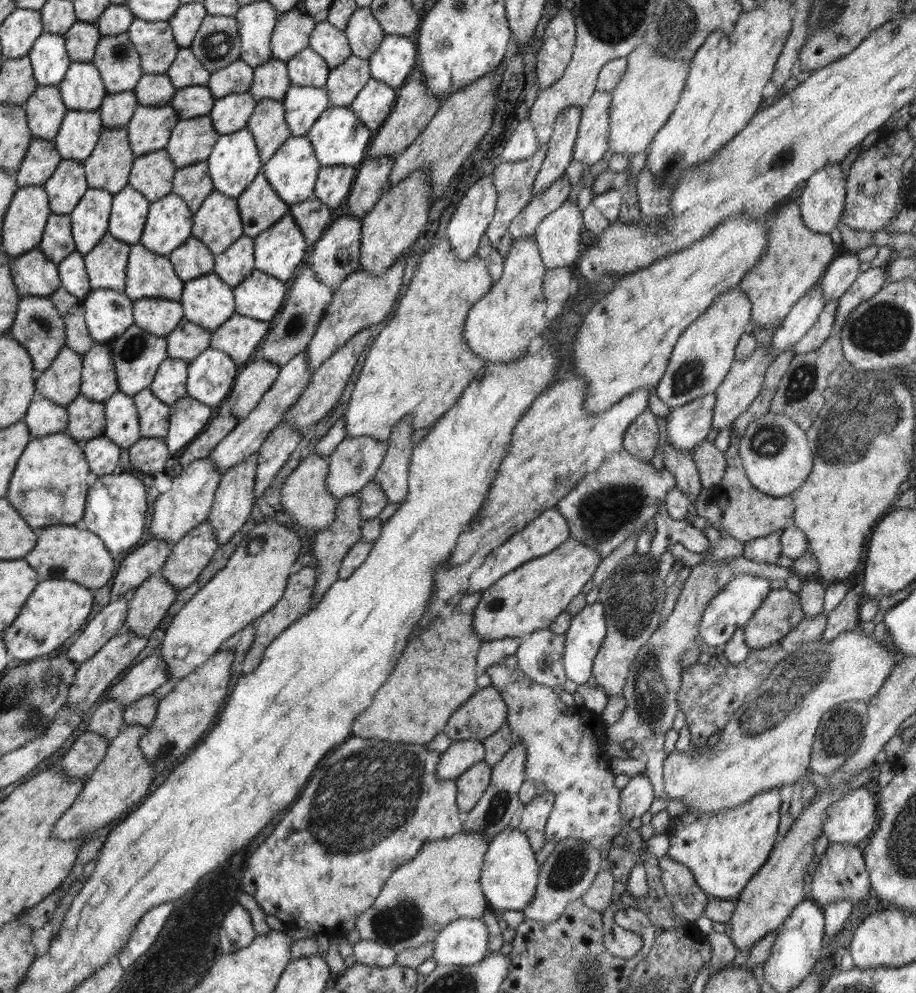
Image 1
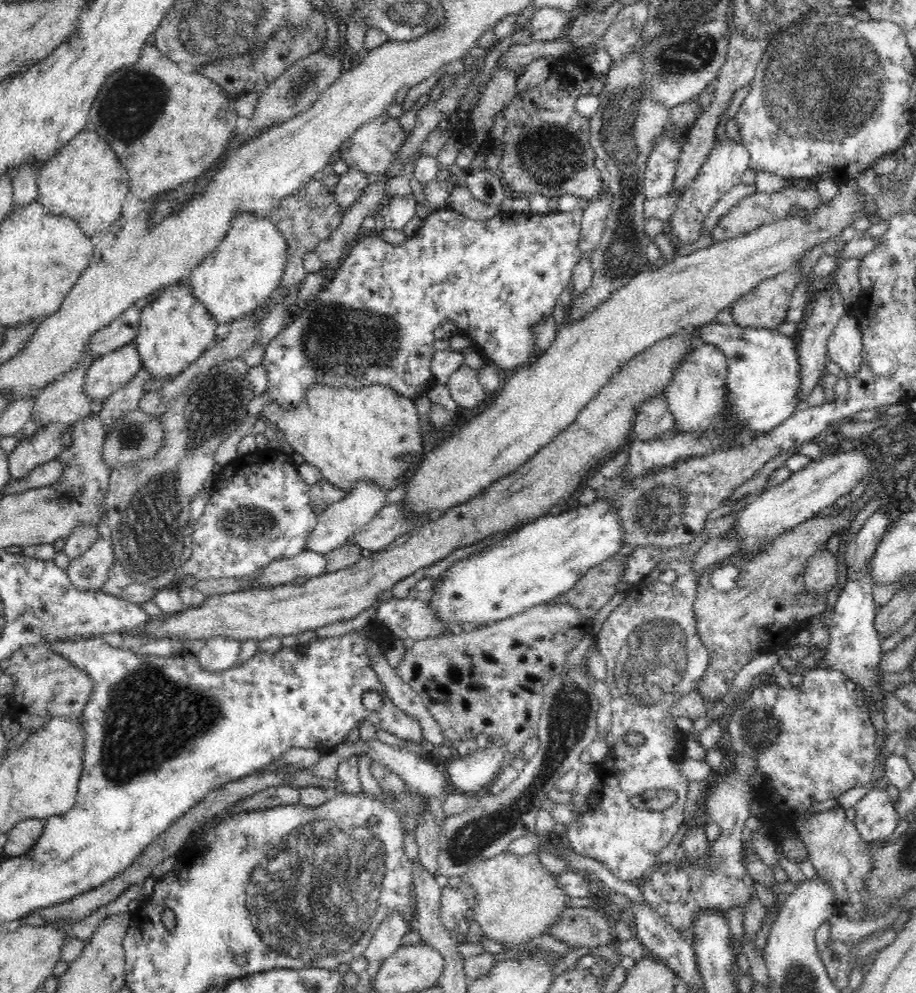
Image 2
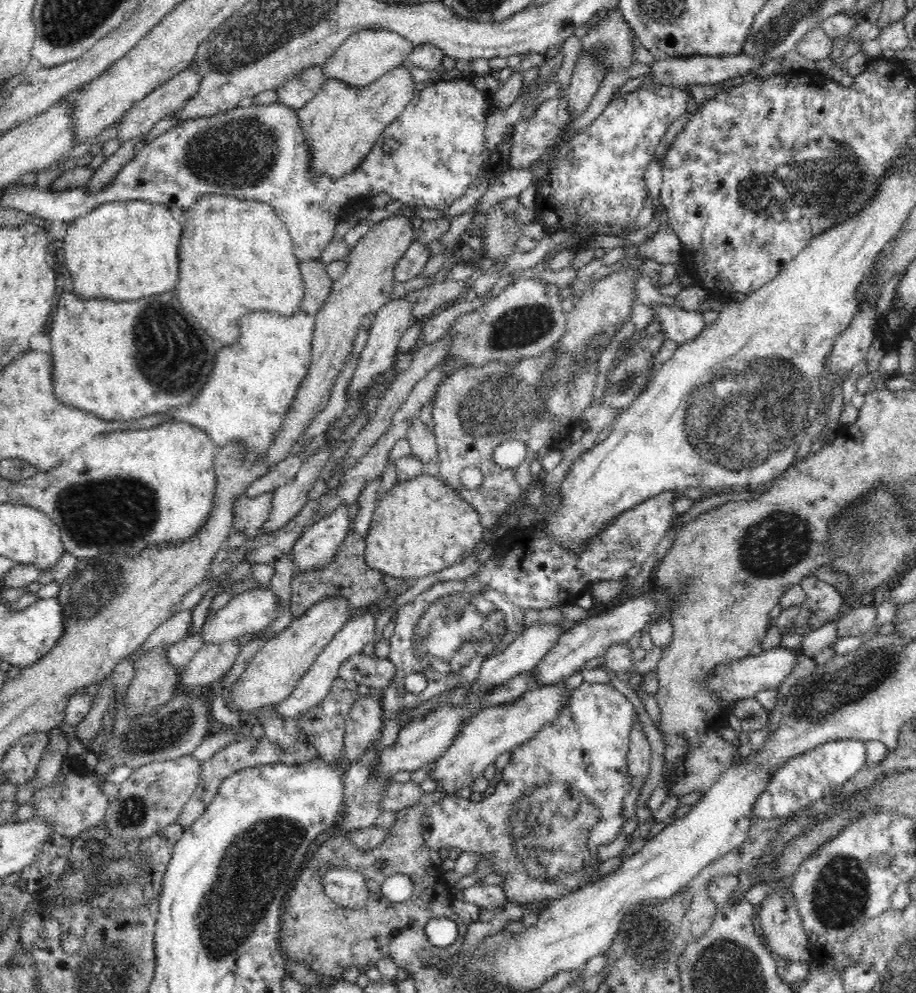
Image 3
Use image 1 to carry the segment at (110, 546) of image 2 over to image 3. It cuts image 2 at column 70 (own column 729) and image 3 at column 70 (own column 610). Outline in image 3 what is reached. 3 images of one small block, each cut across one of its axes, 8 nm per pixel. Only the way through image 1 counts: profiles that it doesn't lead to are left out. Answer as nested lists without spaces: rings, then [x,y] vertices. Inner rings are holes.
[[[62,723],[51,728],[47,733],[49,743],[46,752],[41,756],[40,764],[38,764],[37,777],[25,785],[19,786],[16,794],[18,806],[28,803],[34,792],[52,784],[58,778],[62,763],[66,759],[69,742],[76,737],[76,727]]]

